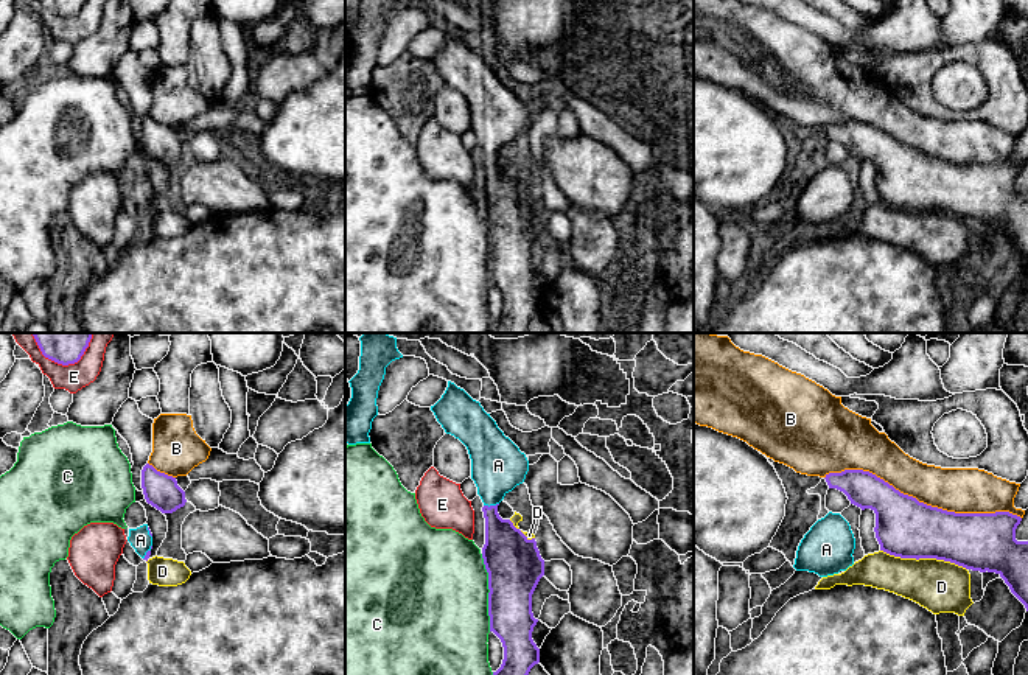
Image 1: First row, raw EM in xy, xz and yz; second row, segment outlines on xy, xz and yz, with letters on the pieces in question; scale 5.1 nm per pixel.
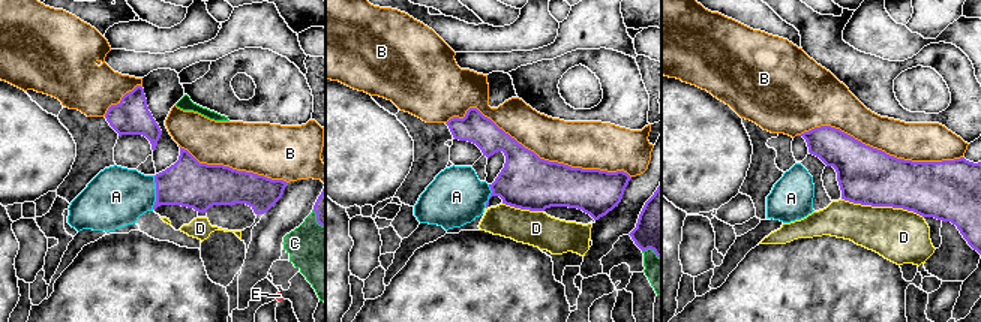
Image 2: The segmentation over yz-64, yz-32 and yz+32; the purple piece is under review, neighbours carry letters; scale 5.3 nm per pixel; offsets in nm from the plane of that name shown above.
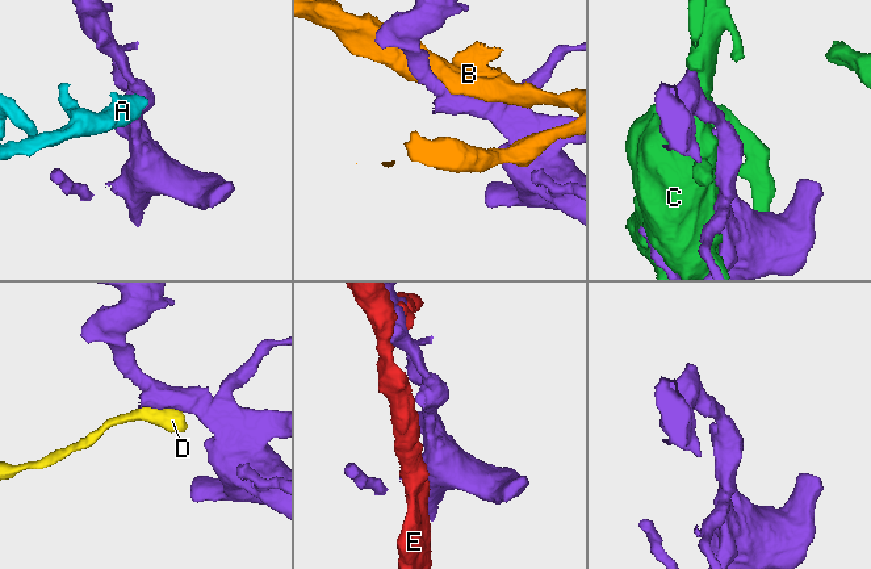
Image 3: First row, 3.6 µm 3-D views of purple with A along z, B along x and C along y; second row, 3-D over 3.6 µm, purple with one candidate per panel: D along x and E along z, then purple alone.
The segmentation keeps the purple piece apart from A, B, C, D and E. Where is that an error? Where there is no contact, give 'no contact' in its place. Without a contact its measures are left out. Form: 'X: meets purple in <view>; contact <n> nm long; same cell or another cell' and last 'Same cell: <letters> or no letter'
A: meets purple in xz; contact 80 nm long; same cell
B: meets purple in yz; contact 1050 nm long; another cell
C: meets purple in xz; contact 400 nm long; another cell
D: meets purple in yz; contact 460 nm long; another cell
E: meets purple in xy; contact 240 nm long; another cell
Same cell: A

